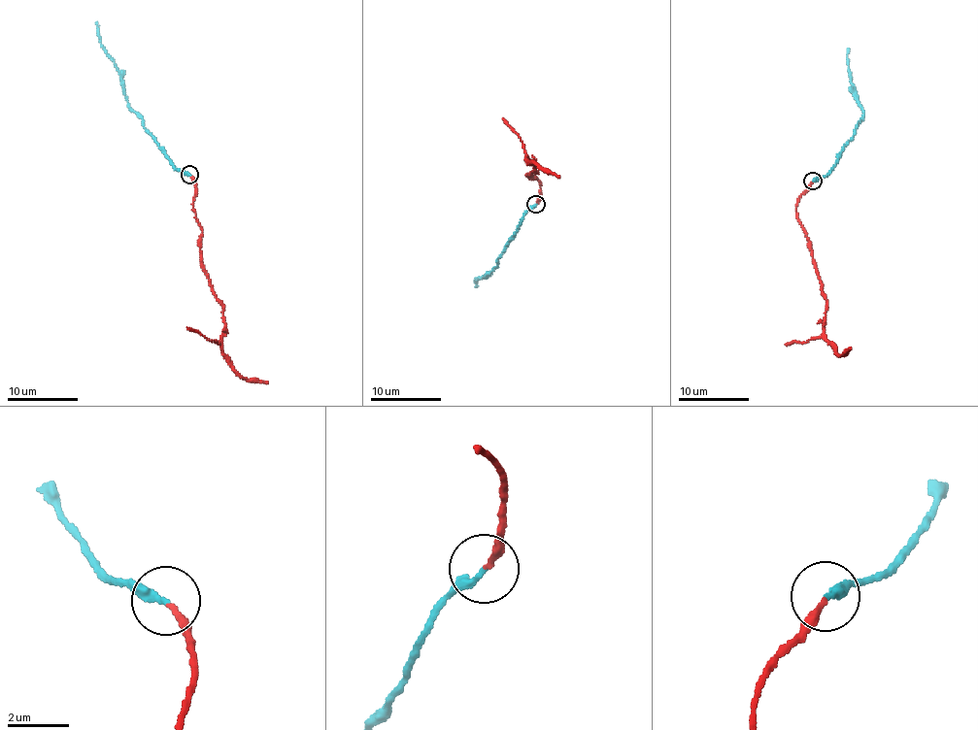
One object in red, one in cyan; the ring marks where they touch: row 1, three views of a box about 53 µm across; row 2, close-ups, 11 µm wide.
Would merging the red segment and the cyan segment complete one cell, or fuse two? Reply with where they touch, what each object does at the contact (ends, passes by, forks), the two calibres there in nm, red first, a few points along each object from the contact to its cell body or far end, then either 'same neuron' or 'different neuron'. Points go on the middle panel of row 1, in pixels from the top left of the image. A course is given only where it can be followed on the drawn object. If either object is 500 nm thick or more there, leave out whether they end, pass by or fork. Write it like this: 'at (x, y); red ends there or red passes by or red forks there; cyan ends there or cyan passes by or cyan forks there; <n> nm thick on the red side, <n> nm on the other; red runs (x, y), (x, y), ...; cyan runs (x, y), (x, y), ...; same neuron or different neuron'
at (536, 204); red ends there; cyan ends there; 170 nm thick on the red side, 240 nm on the other; red runs (535, 204), (540, 187), (533, 175), (536, 178), (526, 174), (536, 173), (526, 155), (525, 159), (559, 177); cyan runs (535, 204), (529, 208), (498, 265), (485, 278), (476, 279), (475, 287); same neuron

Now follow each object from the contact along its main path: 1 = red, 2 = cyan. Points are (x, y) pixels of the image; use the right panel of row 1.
1: (813, 182), (801, 195), (796, 217), (809, 242), (822, 294), (826, 297), (824, 340), (839, 355), (851, 348)
2: (813, 182), (828, 173), (863, 116), (848, 68), (849, 49)

